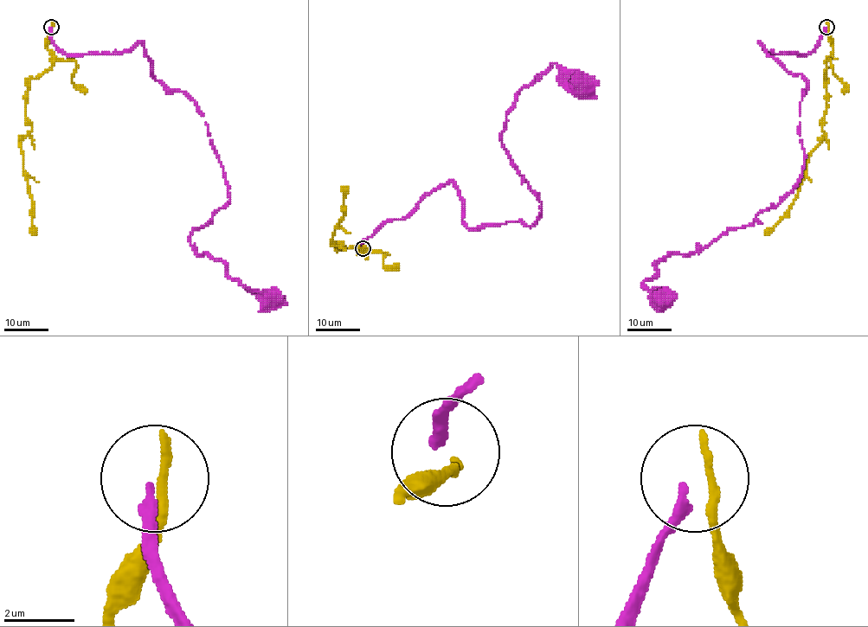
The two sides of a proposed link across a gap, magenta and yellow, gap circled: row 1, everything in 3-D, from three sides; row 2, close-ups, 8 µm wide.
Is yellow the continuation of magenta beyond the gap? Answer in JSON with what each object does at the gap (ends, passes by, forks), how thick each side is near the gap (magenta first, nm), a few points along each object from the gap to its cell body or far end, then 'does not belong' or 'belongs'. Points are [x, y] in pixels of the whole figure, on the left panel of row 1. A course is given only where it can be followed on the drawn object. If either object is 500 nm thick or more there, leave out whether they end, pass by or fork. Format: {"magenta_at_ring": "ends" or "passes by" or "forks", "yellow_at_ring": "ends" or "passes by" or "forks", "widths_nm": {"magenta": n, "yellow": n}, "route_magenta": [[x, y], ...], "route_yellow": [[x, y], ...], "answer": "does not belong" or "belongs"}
{"magenta_at_ring": "ends", "yellow_at_ring": "ends", "widths_nm": {"magenta": 300, "yellow": 340}, "route_magenta": [[51, 28], [73, 55], [141, 42], [151, 74], [194, 101], [229, 202], [189, 243], [271, 297]], "route_yellow": [[51, 27], [46, 47], [52, 66], [30, 79], [24, 114], [31, 131], [20, 138], [34, 208], [31, 233]], "answer": "does not belong"}

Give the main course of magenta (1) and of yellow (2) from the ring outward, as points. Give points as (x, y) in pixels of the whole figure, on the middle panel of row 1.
1: (363, 247), (453, 182), (469, 228), (533, 226), (541, 201), (502, 143), (506, 114), (554, 64), (582, 86)
2: (363, 250), (357, 254), (363, 252), (363, 247), (331, 245), (334, 230), (345, 212), (343, 186)

